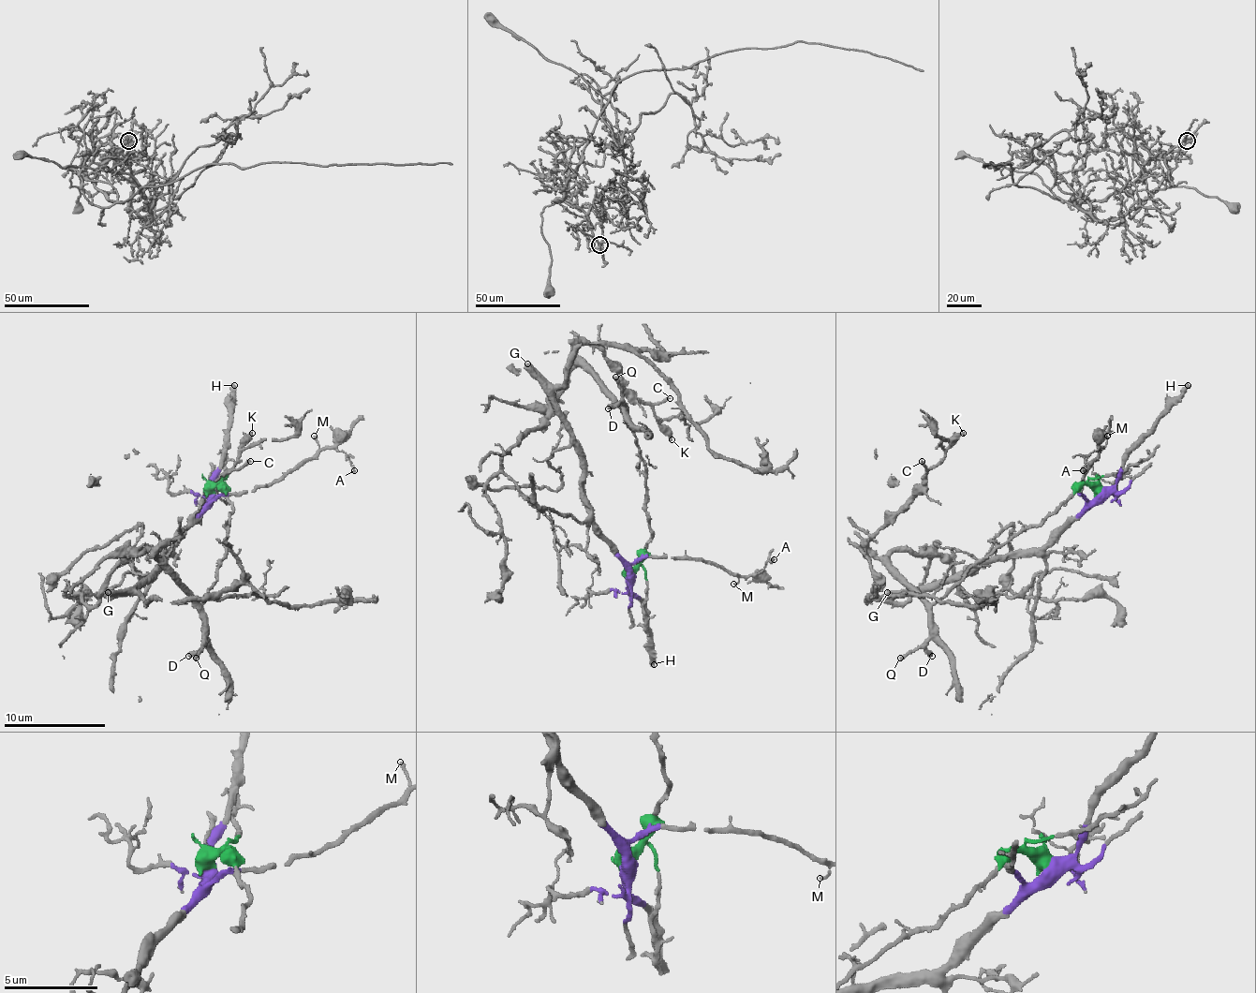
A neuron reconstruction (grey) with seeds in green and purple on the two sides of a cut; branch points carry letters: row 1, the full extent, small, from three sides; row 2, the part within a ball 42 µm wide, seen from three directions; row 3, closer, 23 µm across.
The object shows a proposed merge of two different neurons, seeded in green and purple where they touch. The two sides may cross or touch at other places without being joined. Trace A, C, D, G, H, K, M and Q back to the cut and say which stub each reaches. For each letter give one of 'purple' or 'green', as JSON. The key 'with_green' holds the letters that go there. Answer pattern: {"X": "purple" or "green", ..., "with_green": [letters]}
{"A": "purple", "C": "green", "D": "green", "G": "purple", "H": "purple", "K": "green", "M": "purple", "Q": "green", "with_green": ["C", "D", "K", "Q"]}

